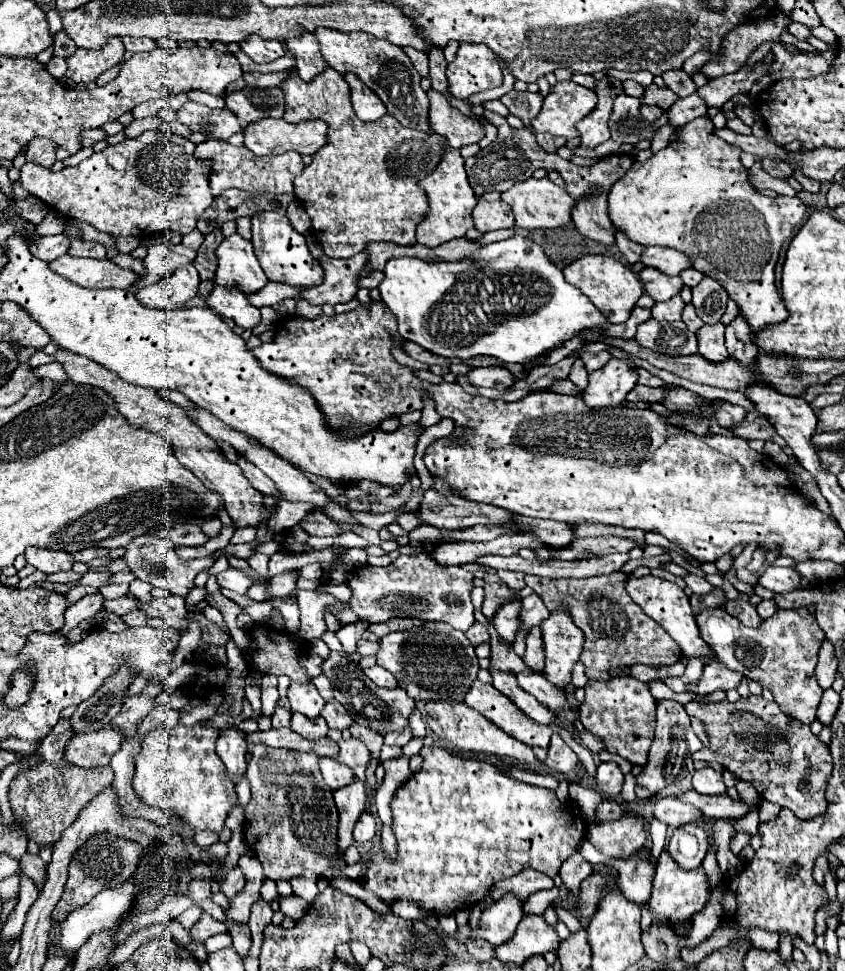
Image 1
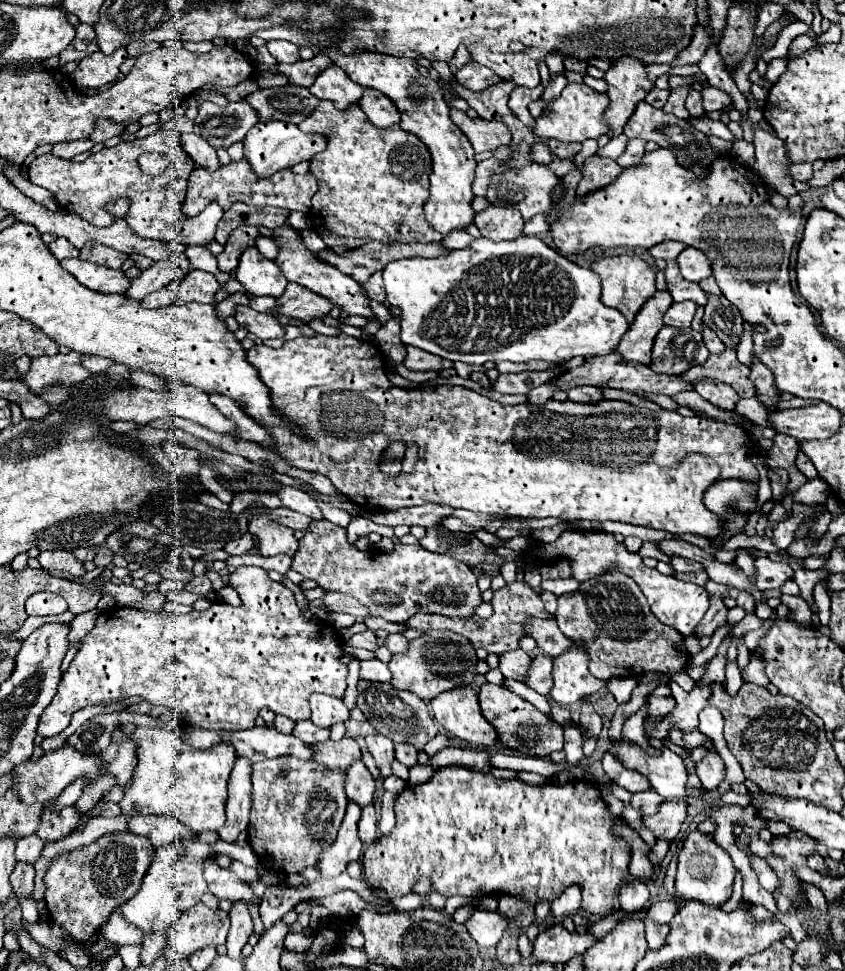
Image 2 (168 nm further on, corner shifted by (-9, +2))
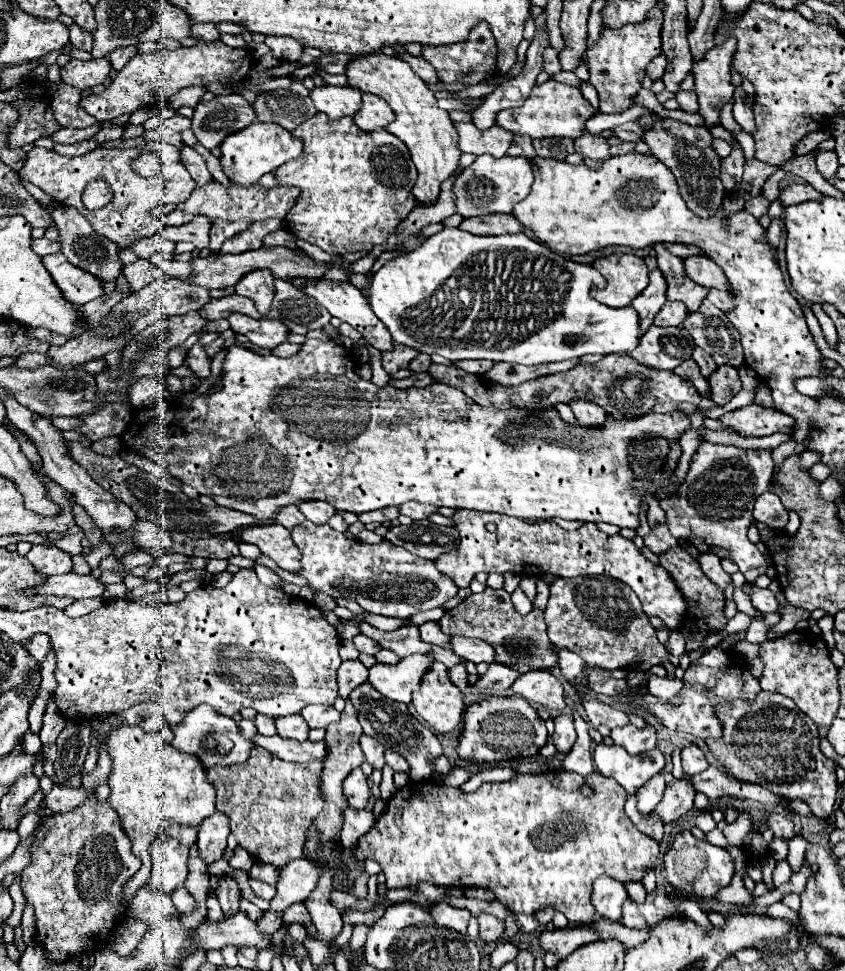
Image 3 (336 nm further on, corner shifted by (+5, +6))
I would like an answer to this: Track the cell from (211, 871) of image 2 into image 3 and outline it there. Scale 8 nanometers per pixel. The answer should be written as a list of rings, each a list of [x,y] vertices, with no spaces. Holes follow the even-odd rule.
[[[241,898],[240,911],[244,912],[250,919],[256,921],[261,918],[263,912],[252,902],[245,898]]]

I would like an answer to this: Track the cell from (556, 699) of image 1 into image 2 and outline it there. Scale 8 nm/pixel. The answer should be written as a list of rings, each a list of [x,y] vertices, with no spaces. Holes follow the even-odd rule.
[[[512,650],[498,654],[498,668],[504,674],[504,678],[514,678],[514,680],[524,680],[524,674],[530,668],[530,656],[524,650]]]

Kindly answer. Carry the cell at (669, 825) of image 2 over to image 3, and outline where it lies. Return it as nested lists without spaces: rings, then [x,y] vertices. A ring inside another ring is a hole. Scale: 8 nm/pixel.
[[[684,776],[682,780],[678,780],[678,784],[670,784],[670,788],[664,790],[664,796],[656,806],[656,810],[652,810],[652,814],[658,816],[664,822],[664,826],[668,826],[678,818],[682,818],[684,814],[688,814],[688,810],[692,810],[694,794],[696,794],[694,788],[686,784]]]

